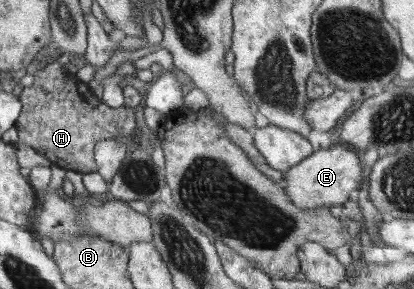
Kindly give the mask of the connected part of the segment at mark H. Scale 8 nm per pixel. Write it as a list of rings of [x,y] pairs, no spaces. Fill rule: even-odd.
[[[55,61],[34,74],[33,84],[24,88],[20,99],[24,110],[18,124],[19,141],[44,155],[55,165],[78,173],[99,173],[96,143],[104,139],[127,144],[129,155],[140,146],[135,110],[123,105],[111,108],[93,94],[92,84],[80,82],[63,72],[63,64]]]

